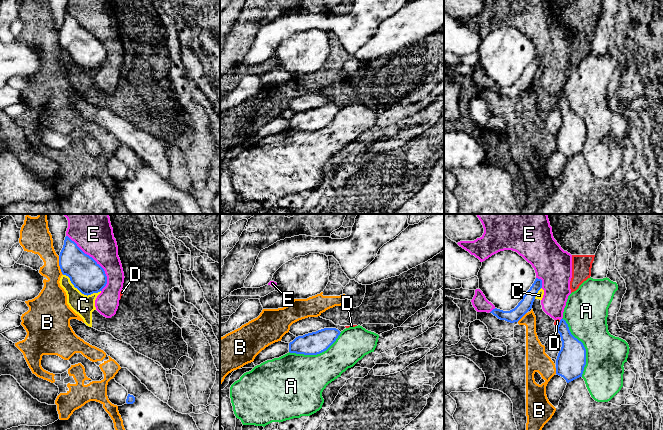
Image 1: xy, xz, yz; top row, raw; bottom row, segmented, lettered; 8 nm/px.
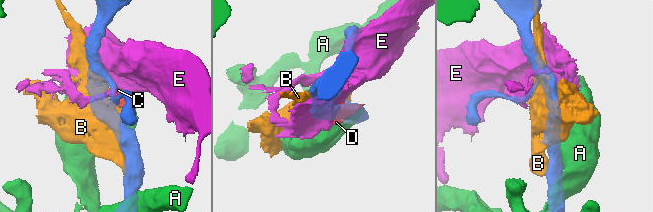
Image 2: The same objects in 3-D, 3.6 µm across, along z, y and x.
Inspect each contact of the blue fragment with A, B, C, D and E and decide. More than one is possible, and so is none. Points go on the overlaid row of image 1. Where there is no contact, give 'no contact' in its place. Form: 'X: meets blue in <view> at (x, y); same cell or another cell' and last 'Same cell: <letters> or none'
A: meets blue in yz at (584, 347); another cell
B: meets blue in xy at (59, 265); another cell
C: meets blue in xy at (80, 291); another cell
D: meets blue in yz at (557, 326); another cell
E: meets blue in xy at (96, 262); another cell
Same cell: none

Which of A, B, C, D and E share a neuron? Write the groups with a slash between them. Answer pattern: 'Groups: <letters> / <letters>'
Groups: A / B / C D / E

